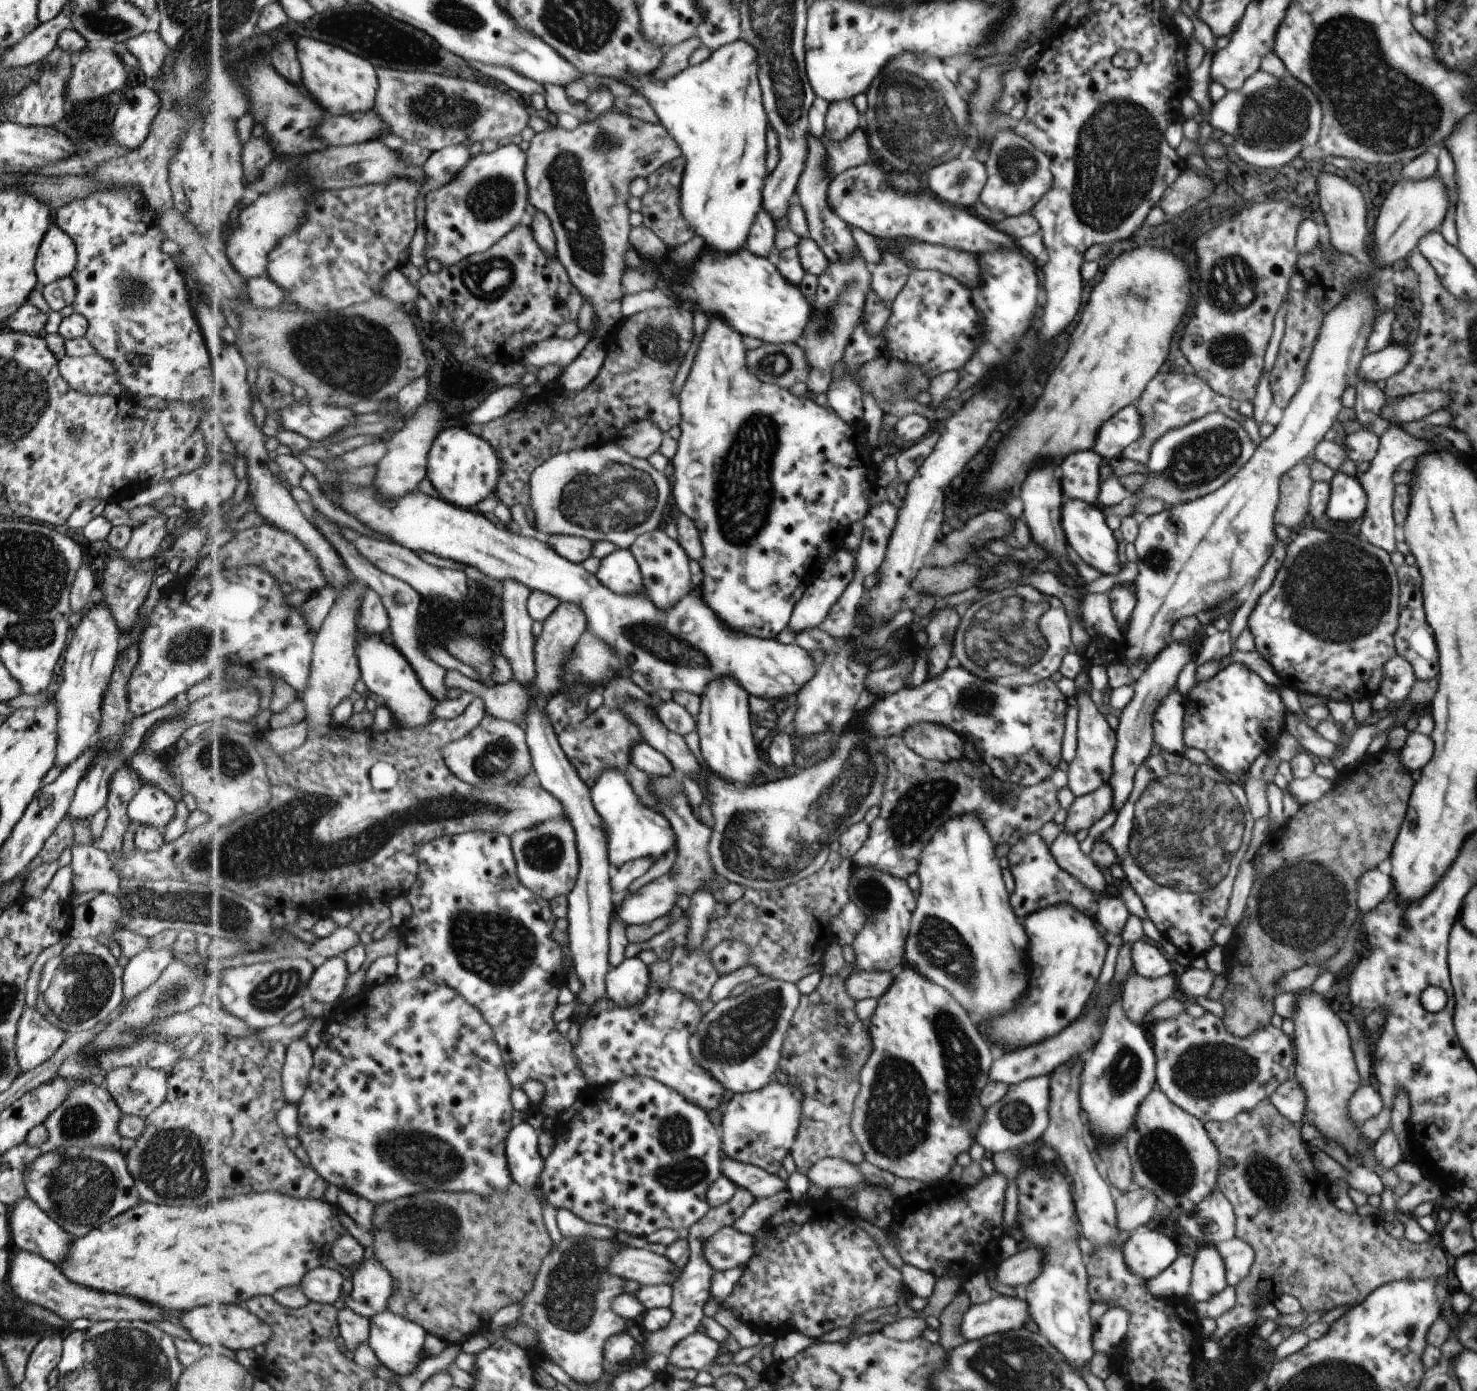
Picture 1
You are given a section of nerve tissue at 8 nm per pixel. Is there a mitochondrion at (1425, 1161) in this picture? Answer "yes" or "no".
no

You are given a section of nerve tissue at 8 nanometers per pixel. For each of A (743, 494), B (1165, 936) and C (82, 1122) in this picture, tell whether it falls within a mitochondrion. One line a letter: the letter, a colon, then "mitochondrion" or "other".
A: mitochondrion
B: other
C: mitochondrion

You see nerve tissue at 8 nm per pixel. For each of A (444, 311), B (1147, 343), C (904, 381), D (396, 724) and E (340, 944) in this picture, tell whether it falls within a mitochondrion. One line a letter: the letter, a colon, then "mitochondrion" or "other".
A: other
B: other
C: mitochondrion
D: other
E: other

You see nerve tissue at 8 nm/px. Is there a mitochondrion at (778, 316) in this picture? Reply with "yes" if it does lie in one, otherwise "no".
no

